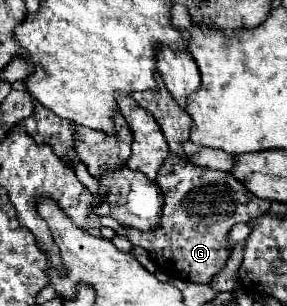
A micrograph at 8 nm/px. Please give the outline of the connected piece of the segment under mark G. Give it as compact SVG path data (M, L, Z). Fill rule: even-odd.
M169 153L165 157L163 167L159 169L155 181L157 181L157 185L163 193L163 203L165 203L163 211L161 211L161 217L159 217L159 225L151 231L139 231L139 229L133 229L129 225L123 225L123 227L127 231L127 239L131 241L131 245L143 247L161 271L165 271L173 277L179 277L183 281L209 283L213 279L213 275L217 275L221 271L221 267L225 265L225 261L229 259L229 253L231 253L229 231L231 231L231 227L237 225L237 223L257 219L259 215L267 213L267 209L271 205L271 201L251 195L251 191L247 191L231 173L195 167L193 163L181 159L175 153ZM167 241L175 241L175 243L167 249ZM167 261L171 261L171 265L175 265L171 271L167 269Z

